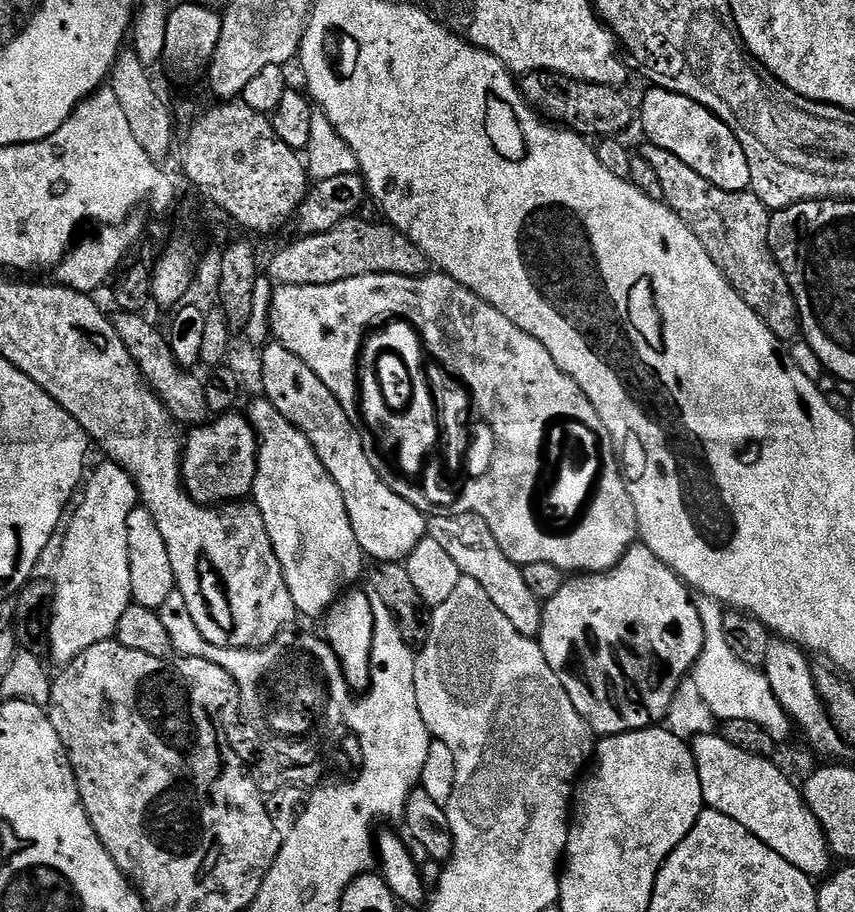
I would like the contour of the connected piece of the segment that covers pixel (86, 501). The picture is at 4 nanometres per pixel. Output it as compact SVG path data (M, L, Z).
M103 463L97 466L93 476L91 473L87 477L84 497L82 492L72 521L71 516L67 521L68 533L60 548L60 561L56 564L56 598L52 601L46 652L59 666L67 666L90 646L113 639L118 630L118 621L134 602L130 590L126 521L138 506L136 484L122 466Z

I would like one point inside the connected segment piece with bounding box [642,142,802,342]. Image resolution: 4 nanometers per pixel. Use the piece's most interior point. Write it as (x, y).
(733, 226)

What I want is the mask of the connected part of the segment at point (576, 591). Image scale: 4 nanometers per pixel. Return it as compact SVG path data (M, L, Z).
M637 542L626 550L626 554L620 561L606 572L594 572L591 574L580 574L569 579L550 598L542 608L542 626L538 643L546 662L550 662L550 670L558 674L558 682L566 686L566 694L570 694L570 702L574 702L574 710L582 714L582 718L587 722L597 737L620 736L624 732L640 732L643 728L651 728L659 725L665 719L670 710L670 702L674 702L674 694L678 686L695 669L696 659L702 654L704 645L704 631L702 630L702 618L696 609L696 601L693 593L687 584L677 576L670 566L666 566L643 542Z

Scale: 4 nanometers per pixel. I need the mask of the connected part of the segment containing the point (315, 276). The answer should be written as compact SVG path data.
M353 218L342 222L338 226L334 226L334 230L330 230L326 234L318 234L317 236L302 236L293 239L293 244L288 244L272 261L268 264L266 269L266 275L276 286L290 287L290 286L326 286L327 284L333 284L334 282L342 282L346 278L358 278L359 276L365 276L366 274L398 274L399 276L422 276L429 271L430 261L428 255L419 248L413 240L403 236L402 233L396 231L391 224L387 222L379 222L380 224L371 224L368 220L360 220L361 218Z

